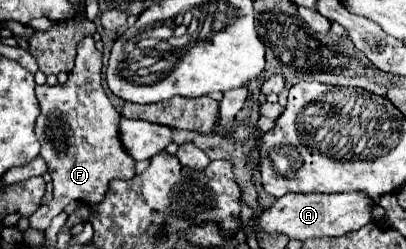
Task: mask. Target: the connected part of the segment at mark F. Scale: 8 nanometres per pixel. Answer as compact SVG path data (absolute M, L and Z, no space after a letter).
M86 36L76 54L76 66L66 84L36 86L40 102L40 116L36 120L36 138L42 144L40 156L48 164L48 174L54 184L54 198L48 206L40 206L28 220L30 228L46 230L54 216L58 216L72 200L84 204L100 204L114 178L132 180L136 176L136 160L120 144L120 114L110 104L102 88L102 52L96 50L94 38Z

